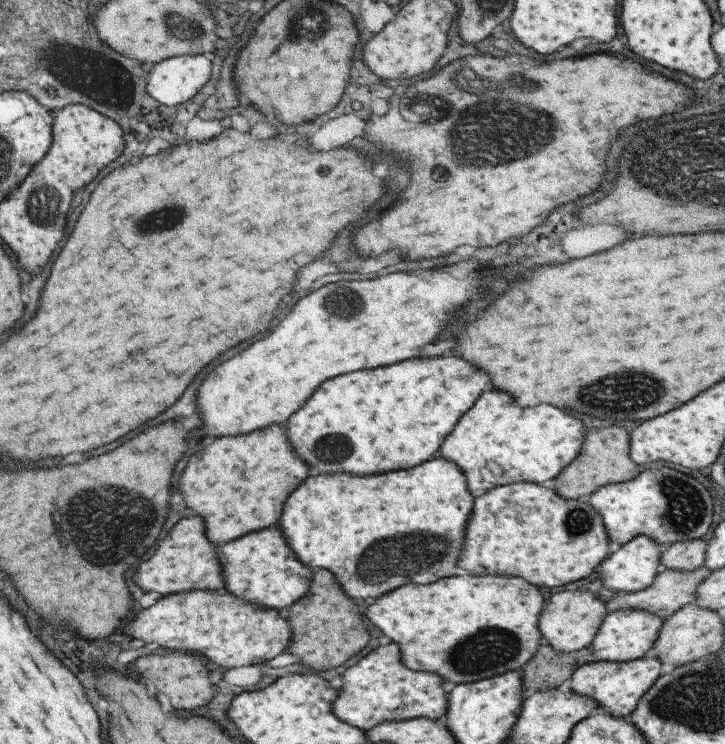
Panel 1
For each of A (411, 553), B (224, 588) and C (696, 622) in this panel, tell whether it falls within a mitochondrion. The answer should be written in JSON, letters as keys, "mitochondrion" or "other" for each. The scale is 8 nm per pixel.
{"A":"mitochondrion","B":"other","C":"other"}

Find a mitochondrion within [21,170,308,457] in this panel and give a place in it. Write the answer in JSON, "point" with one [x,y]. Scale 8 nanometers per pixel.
{"point":[45,204]}

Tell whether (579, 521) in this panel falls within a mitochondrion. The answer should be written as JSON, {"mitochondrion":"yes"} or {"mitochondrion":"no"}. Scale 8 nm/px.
{"mitochondrion":"yes"}

